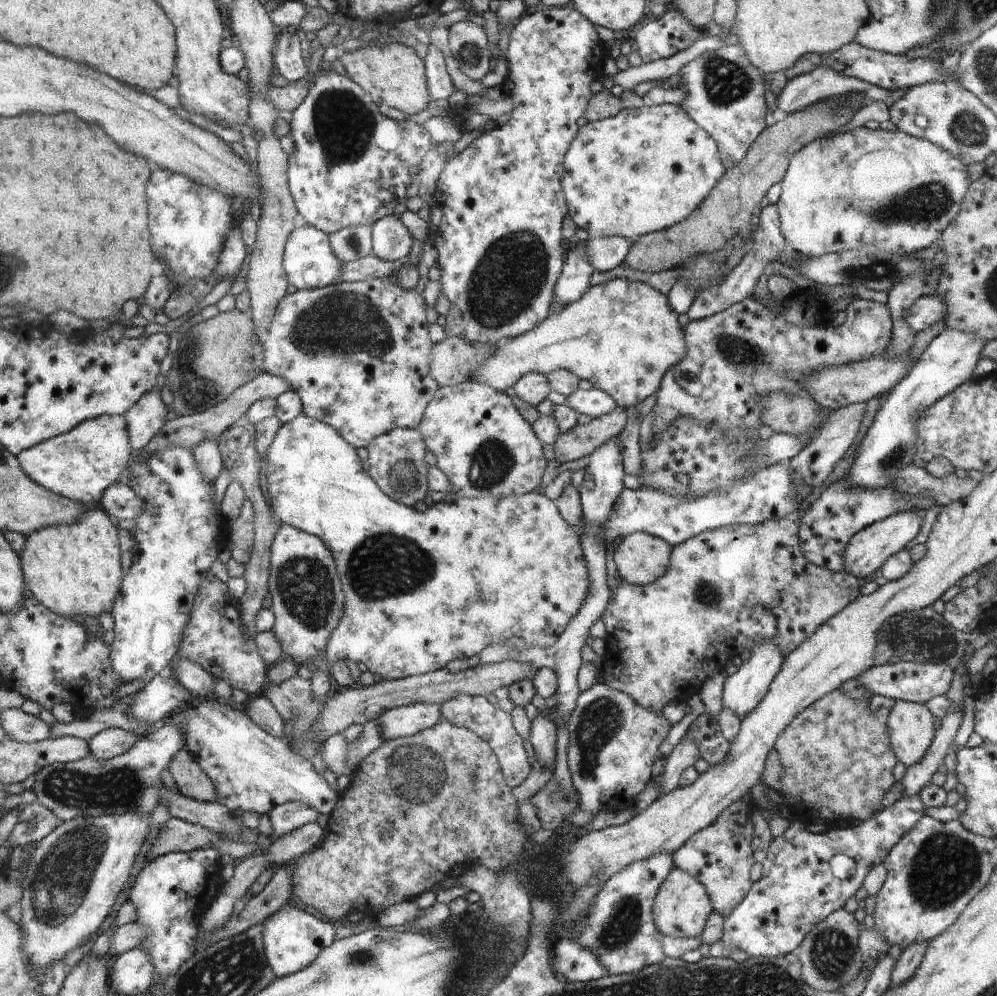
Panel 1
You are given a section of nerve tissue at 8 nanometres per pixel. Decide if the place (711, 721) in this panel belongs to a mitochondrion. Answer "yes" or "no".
no

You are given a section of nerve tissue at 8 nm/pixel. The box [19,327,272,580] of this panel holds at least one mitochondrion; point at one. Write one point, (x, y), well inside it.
(193, 390)

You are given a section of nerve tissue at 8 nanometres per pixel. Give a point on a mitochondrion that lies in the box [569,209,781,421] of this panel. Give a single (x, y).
(743, 353)

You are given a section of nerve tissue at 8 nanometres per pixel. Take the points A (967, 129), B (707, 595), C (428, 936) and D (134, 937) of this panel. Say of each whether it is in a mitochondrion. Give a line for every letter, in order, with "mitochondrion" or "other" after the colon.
A: mitochondrion
B: mitochondrion
C: other
D: other

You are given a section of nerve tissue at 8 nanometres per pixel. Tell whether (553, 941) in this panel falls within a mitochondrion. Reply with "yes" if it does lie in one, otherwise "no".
no

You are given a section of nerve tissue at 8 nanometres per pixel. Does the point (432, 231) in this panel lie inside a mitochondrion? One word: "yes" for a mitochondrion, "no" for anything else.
no

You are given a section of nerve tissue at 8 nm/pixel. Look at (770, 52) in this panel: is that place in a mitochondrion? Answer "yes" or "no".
no

